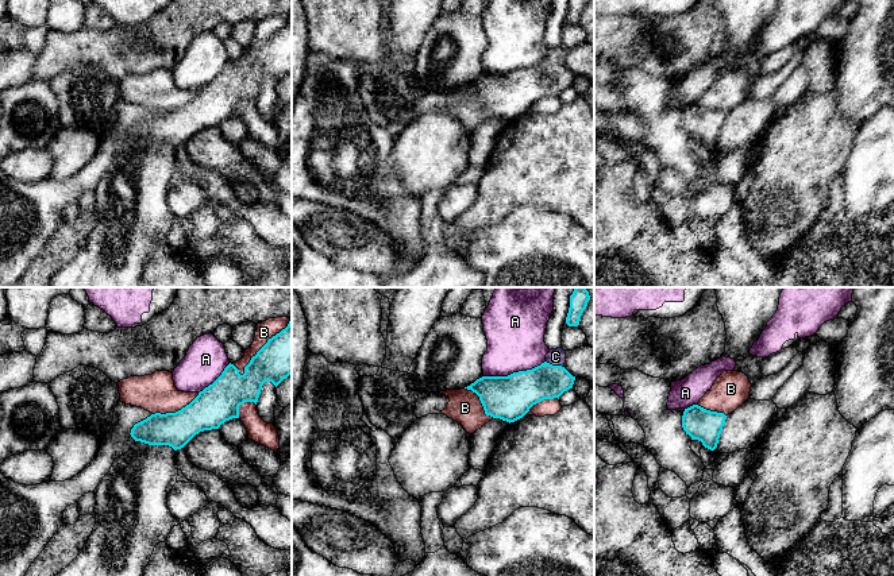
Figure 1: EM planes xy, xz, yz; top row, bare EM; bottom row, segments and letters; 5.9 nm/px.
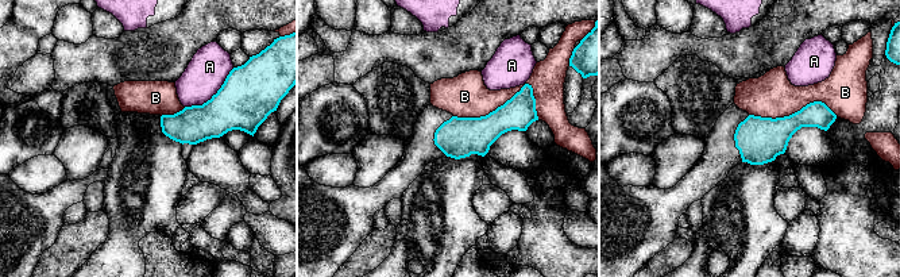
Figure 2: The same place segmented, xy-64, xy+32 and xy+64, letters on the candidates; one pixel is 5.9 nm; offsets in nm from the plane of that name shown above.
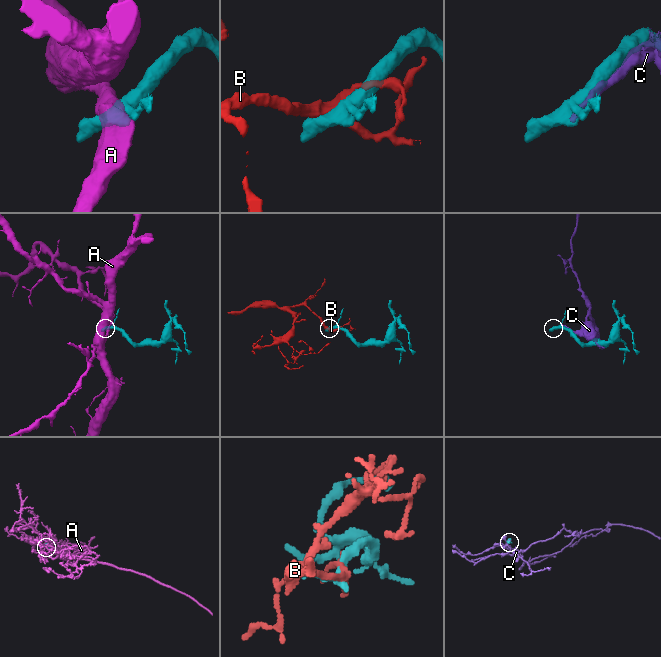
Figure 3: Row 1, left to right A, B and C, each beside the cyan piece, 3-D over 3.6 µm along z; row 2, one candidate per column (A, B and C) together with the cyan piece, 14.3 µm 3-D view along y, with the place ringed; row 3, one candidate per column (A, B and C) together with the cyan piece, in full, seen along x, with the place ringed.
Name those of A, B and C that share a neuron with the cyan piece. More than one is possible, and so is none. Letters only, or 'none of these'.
none of these

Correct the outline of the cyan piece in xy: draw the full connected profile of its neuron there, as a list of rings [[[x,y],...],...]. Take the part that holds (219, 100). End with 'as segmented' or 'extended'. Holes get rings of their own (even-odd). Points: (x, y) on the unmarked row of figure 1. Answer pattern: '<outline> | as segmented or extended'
[[[292,16],[285,27],[269,36],[251,55],[243,73],[230,61],[212,82],[176,111],[153,112],[142,105],[119,100],[113,109],[112,124],[100,136],[95,156],[72,177],[26,183],[9,178],[0,169],[0,287],[11,287],[22,278],[63,223],[62,214],[66,205],[78,201],[84,192],[95,190],[113,159],[127,151],[132,142],[140,139],[157,144],[169,143],[174,148],[181,147],[200,129],[219,127],[226,119],[239,116],[239,104],[244,100],[257,103],[265,80],[271,80],[277,85],[289,73],[292,73]]] | extended

